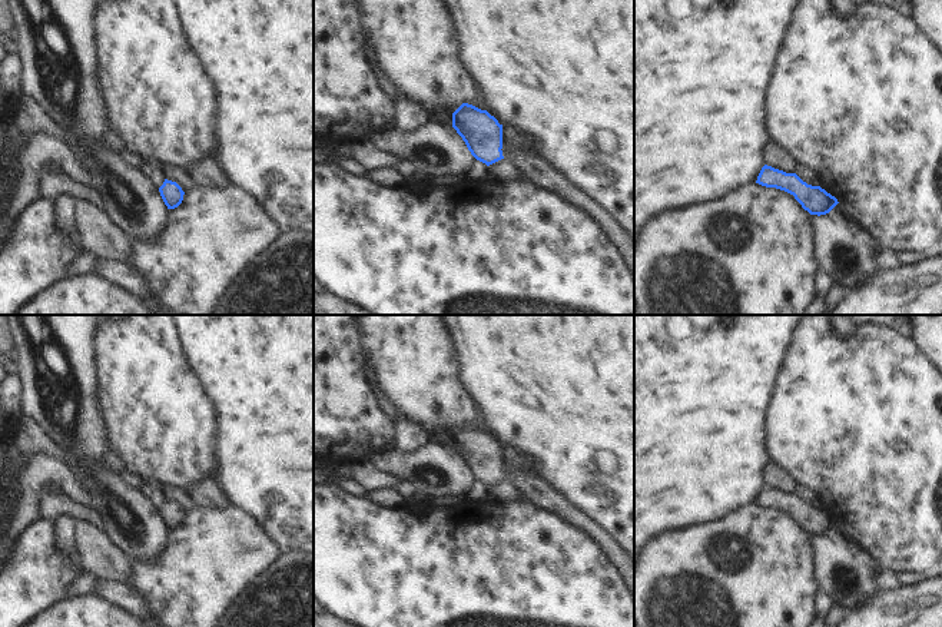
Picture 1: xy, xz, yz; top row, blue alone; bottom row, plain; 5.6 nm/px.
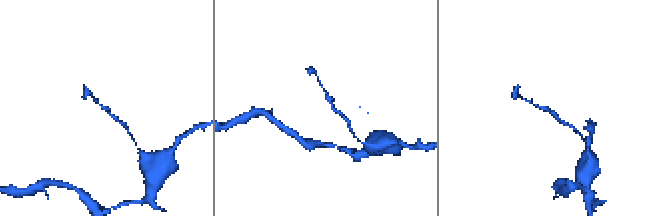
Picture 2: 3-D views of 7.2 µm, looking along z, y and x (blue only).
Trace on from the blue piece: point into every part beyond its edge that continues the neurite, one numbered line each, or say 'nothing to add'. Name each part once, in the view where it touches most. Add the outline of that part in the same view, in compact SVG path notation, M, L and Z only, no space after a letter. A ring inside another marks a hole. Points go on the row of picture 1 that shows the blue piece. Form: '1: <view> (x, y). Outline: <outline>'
nothing to add.

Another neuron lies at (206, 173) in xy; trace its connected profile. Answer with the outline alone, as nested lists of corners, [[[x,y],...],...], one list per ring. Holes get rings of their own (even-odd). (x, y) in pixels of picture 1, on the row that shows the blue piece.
[[[213,157],[196,162],[186,167],[185,172],[198,188],[225,188],[230,185],[220,165]]]

